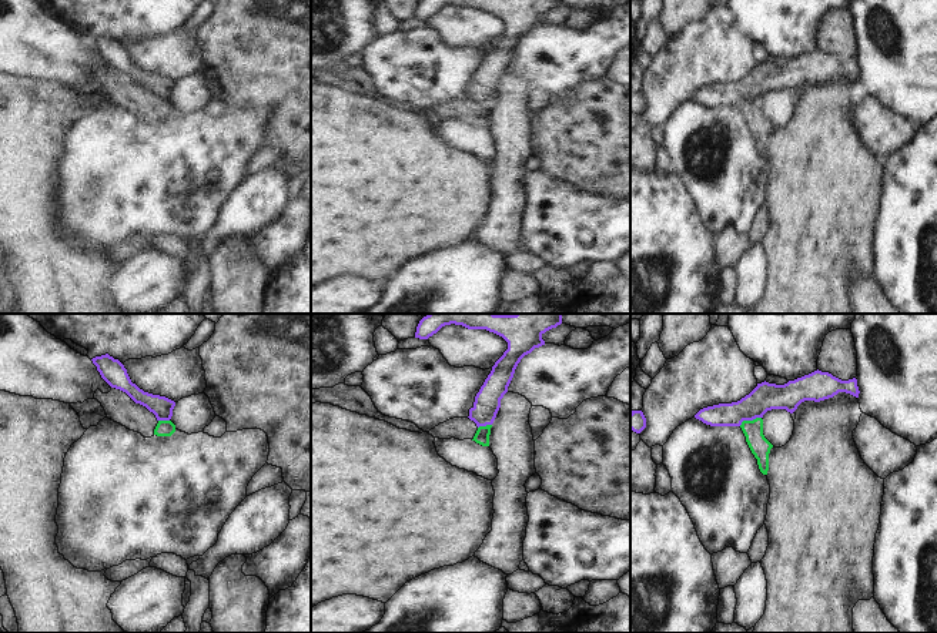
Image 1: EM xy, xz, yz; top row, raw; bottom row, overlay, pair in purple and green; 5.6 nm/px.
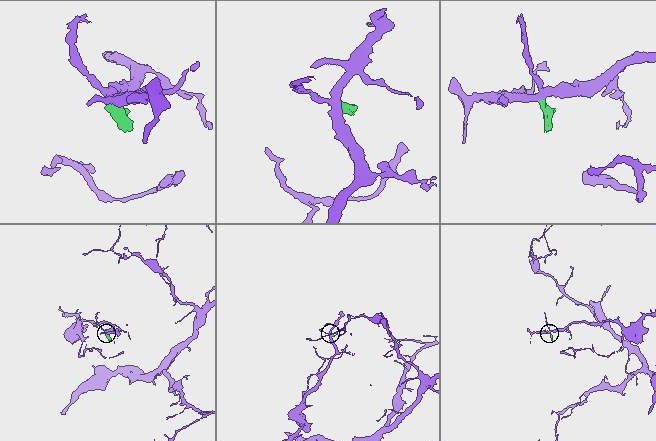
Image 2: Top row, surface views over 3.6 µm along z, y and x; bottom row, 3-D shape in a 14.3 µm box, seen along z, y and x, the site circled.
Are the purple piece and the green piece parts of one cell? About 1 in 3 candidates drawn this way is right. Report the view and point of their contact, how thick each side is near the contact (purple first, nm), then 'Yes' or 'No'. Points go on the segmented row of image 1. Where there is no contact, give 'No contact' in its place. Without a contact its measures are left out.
Touches purple at yz (749, 419). Thickness 160 nm (purple) against 110 nm. No

